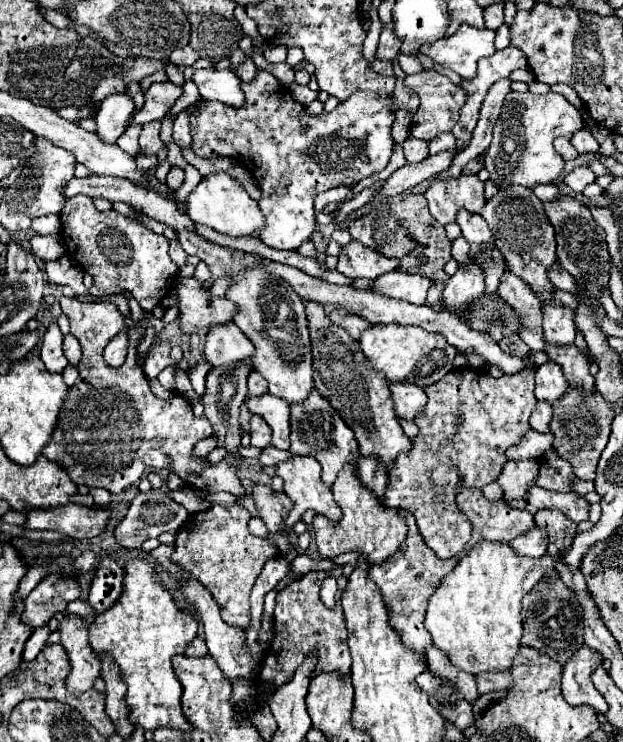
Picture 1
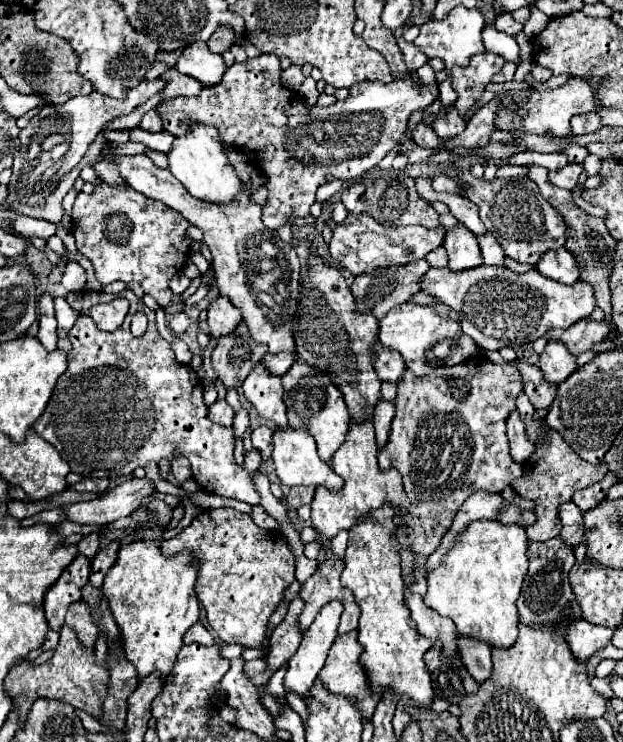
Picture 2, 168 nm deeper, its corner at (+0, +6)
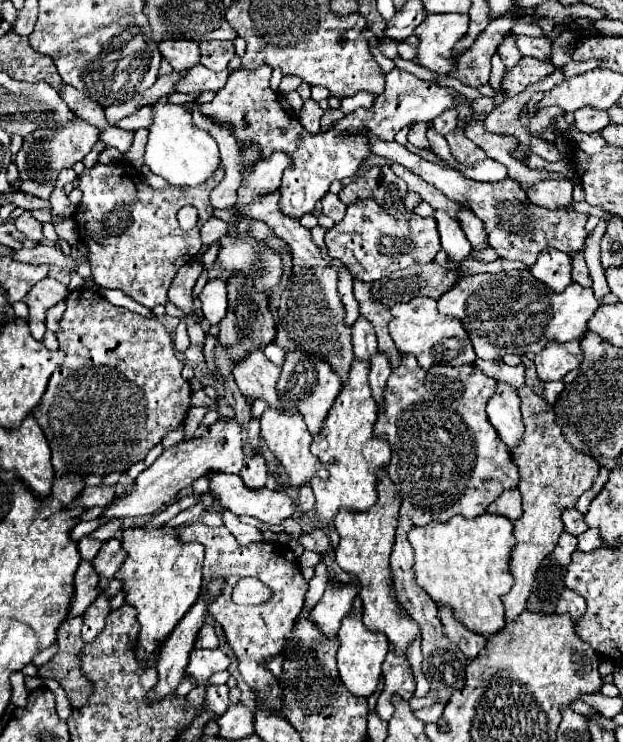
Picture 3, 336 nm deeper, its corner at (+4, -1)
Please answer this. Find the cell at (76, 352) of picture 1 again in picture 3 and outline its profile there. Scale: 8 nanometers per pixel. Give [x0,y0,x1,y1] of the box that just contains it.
[47,302,65,334]

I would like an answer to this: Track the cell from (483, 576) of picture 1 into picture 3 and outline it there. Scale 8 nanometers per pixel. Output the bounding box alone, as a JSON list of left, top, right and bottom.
[407,512,515,636]

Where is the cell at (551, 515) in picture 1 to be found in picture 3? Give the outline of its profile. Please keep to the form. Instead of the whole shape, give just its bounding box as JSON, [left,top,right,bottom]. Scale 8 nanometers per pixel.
[563,508,587,536]

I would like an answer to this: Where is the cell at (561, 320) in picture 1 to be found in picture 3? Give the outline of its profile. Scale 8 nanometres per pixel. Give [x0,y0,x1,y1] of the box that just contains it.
[439,270,599,360]

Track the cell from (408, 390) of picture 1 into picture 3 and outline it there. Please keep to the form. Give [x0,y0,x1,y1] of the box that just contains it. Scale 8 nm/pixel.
[351,316,379,362]

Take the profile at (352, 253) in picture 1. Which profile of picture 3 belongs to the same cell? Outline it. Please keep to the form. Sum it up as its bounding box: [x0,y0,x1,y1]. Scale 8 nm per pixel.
[325,200,441,282]

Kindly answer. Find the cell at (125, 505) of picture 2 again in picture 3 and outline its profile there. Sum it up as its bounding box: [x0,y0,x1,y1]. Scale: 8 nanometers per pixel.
[99,418,243,520]

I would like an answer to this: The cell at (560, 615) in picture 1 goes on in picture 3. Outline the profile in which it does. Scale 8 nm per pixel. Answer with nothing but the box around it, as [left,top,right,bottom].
[527,532,577,614]

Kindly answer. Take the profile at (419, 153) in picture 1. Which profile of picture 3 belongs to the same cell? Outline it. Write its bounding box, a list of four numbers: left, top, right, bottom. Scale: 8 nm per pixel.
[409,122,429,148]

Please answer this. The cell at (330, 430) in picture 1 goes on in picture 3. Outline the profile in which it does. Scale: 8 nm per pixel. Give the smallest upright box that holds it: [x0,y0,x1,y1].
[277,352,341,436]

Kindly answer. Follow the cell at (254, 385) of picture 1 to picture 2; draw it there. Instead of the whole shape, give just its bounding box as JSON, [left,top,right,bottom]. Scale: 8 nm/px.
[263,351,293,375]

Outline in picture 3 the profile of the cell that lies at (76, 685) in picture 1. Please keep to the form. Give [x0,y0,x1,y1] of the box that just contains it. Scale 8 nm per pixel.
[81,594,111,644]

